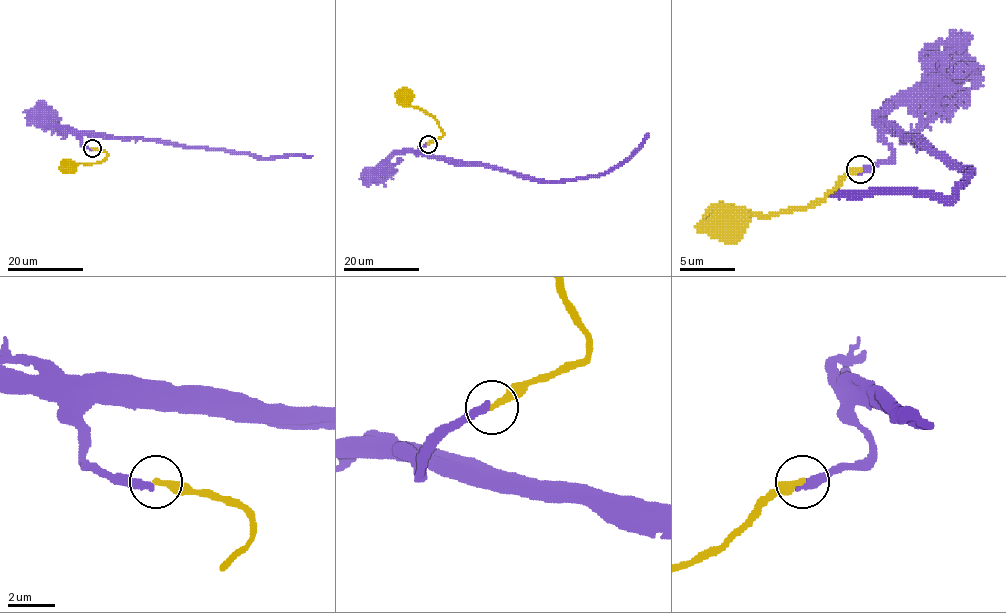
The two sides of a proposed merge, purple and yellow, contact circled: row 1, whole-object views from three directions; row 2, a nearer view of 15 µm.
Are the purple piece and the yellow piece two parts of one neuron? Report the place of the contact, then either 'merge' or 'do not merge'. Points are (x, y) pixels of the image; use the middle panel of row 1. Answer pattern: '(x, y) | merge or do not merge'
(428, 144) | do not merge

